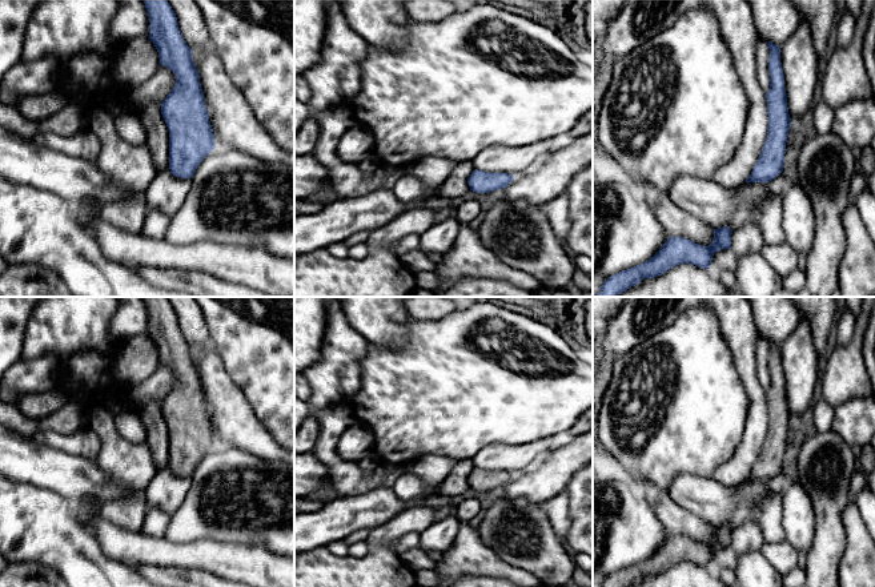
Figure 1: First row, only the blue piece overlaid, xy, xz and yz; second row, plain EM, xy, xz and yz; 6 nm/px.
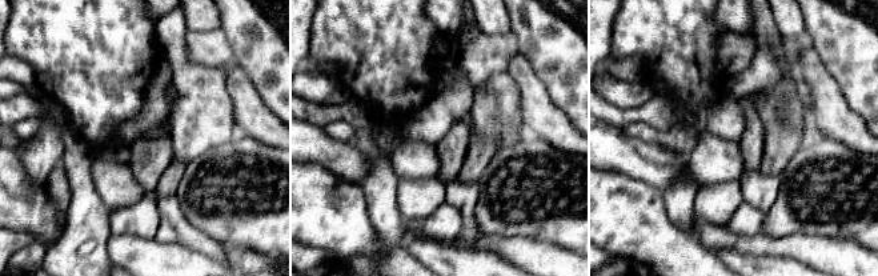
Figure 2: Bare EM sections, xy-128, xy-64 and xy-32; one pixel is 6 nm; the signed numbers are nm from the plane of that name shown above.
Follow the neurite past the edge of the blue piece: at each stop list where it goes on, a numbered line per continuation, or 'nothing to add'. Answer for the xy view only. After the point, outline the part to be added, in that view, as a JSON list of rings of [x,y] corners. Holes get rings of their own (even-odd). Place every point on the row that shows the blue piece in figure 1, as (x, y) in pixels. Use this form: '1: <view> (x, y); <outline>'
1: xy (157, 136); [[[141,102],[132,105],[146,129],[146,142],[154,168],[158,172],[169,168],[169,130],[161,114],[161,104]]]

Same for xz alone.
1: xz (456, 184); [[[459,161],[439,186],[439,197],[455,198],[470,190],[467,178],[474,170],[471,161]]]

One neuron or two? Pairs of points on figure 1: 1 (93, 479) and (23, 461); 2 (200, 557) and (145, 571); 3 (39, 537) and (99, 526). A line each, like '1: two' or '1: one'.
1: one
2: two
3: two

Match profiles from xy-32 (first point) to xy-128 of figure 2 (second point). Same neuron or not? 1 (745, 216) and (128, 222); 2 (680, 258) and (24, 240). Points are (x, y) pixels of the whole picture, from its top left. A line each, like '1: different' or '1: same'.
1: same
2: different

